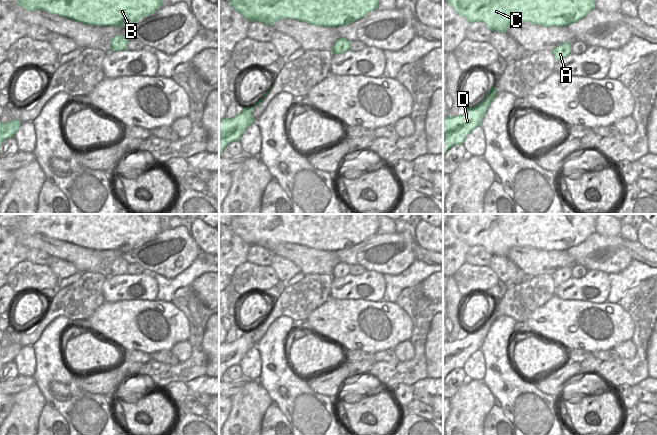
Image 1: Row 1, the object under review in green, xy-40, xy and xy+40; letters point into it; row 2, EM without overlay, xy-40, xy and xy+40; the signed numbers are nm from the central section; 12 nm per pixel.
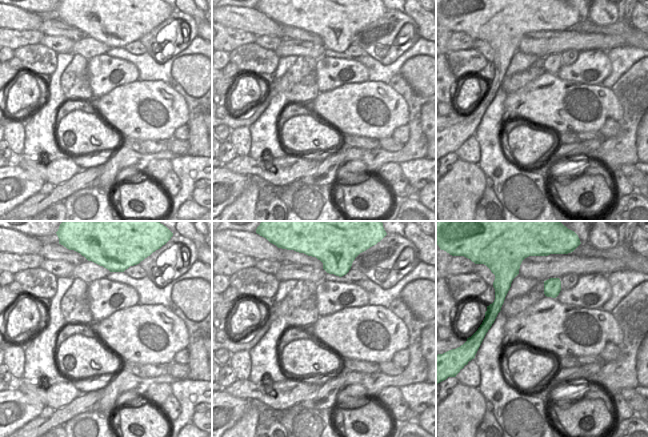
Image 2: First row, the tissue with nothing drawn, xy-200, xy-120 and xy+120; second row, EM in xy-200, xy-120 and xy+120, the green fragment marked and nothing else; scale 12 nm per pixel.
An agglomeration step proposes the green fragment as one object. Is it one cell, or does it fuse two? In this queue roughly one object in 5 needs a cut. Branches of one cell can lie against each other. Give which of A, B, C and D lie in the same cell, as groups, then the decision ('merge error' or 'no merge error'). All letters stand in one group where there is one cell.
groups A B C D; no merge error

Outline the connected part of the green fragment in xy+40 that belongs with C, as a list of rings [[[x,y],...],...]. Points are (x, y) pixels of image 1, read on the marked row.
[[[446,0],[469,23],[483,22],[490,30],[507,33],[513,22],[528,22],[545,27],[570,25],[595,9],[595,0]]]

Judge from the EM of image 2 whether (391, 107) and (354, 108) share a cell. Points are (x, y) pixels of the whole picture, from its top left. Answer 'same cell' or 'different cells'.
same cell

